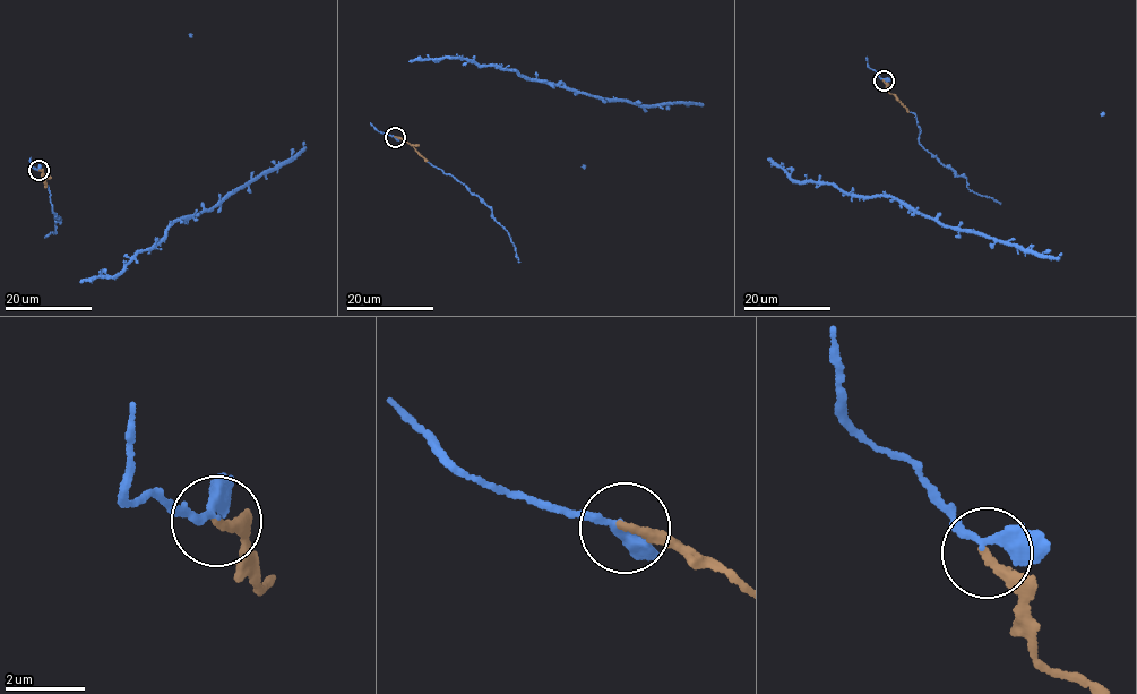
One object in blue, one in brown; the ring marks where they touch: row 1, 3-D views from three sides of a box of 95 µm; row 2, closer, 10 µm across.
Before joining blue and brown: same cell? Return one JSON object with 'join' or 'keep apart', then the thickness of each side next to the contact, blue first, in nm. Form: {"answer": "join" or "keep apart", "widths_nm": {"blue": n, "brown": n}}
{"answer": "join", "widths_nm": {"blue": 200, "brown": 240}}

